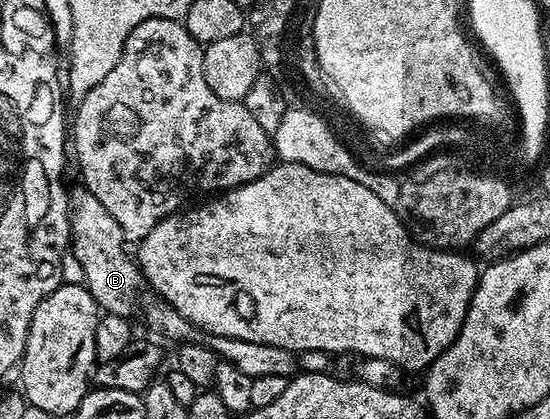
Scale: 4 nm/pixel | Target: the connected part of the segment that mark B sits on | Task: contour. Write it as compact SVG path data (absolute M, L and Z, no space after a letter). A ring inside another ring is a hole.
M82 185L71 188L68 197L68 229L70 232L70 255L80 266L82 282L94 301L109 315L121 315L130 321L141 319L161 340L169 339L173 345L194 343L206 345L225 363L246 373L246 377L291 377L297 374L297 356L278 345L262 345L258 341L242 341L242 337L222 337L203 331L198 325L186 321L162 296L157 295L140 272L140 264L127 251L126 240L118 221L110 217L102 201L94 197ZM136 318L136 319L135 319ZM164 338L164 339L163 339Z

